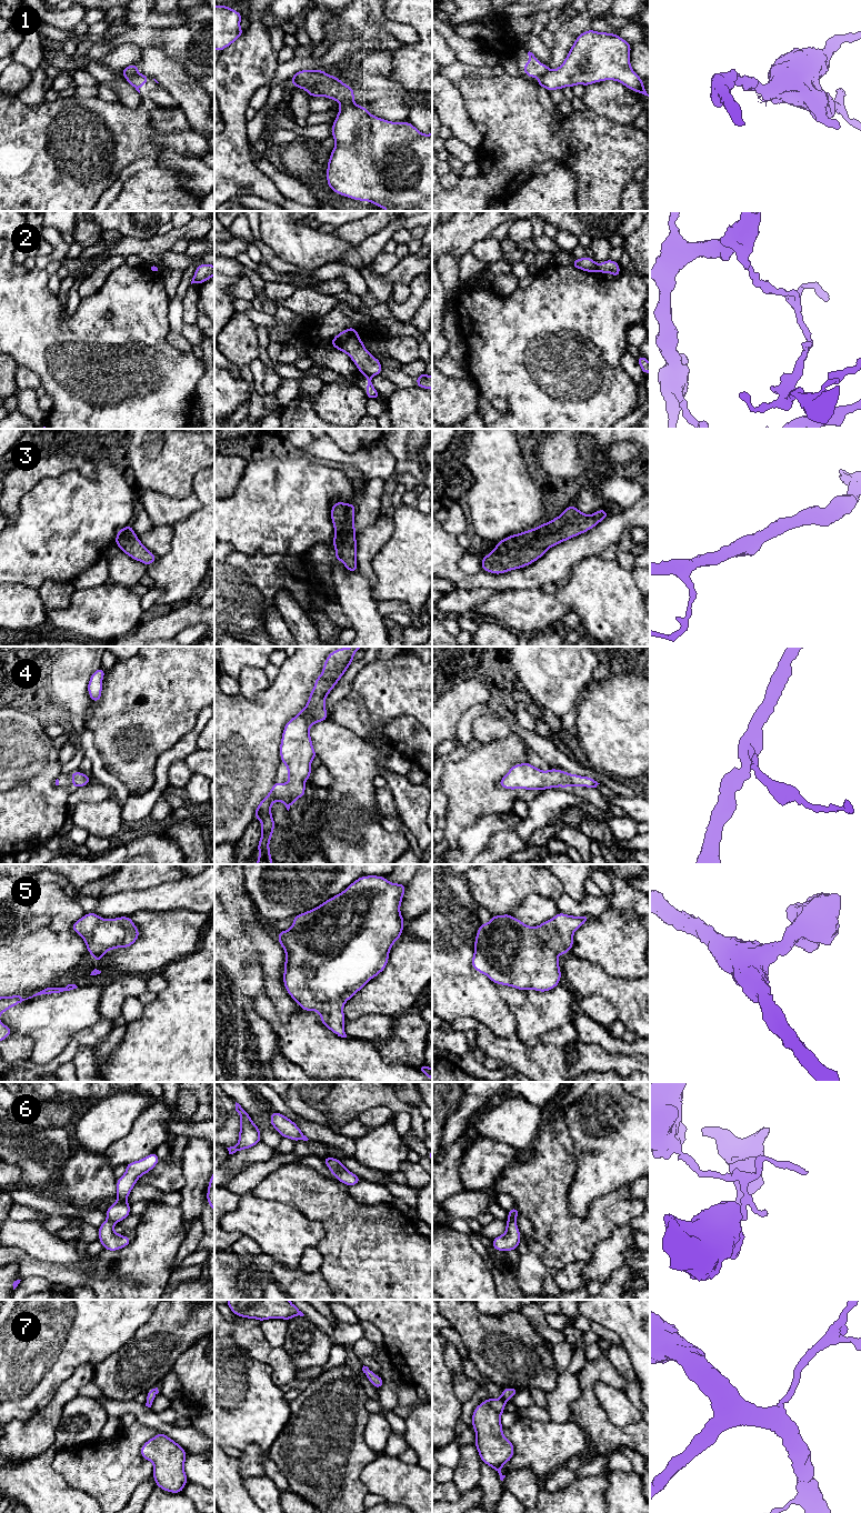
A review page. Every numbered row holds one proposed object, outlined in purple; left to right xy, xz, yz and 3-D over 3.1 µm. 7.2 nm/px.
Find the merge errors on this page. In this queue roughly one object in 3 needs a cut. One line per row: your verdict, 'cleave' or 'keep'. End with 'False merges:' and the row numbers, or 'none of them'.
1: cleave
2: cleave
3: keep
4: keep
5: keep
6: cleave
7: keep
False merges: 1, 2, 6

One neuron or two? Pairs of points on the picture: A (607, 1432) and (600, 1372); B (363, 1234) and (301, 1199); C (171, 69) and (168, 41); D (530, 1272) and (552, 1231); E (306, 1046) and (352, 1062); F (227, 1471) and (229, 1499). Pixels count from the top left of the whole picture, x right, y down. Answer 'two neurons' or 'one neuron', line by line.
A: one neuron
B: one neuron
C: two neurons
D: two neurons
E: one neuron
F: one neuron

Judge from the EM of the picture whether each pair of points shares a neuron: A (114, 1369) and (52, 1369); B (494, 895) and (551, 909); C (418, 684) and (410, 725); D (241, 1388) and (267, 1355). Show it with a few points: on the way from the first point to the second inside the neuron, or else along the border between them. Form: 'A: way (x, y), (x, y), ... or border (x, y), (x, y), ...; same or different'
A: border (117, 1351), (94, 1365); different
B: border (548, 898), (541, 894), (529, 894), (510, 913); different
C: border (420, 721), (408, 714), (399, 714), (387, 723); different
D: border (240, 1348), (266, 1362), (277, 1384); different

